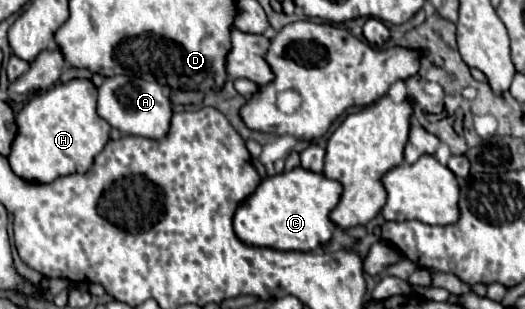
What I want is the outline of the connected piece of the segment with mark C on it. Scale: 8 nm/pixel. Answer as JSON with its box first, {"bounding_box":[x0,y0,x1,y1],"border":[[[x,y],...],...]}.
{"bounding_box":[234,166,342,252],"border":[[[302,166],[282,172],[276,176],[264,178],[258,188],[240,202],[234,214],[234,232],[246,246],[258,248],[276,248],[276,250],[294,250],[294,252],[312,252],[324,246],[336,226],[330,222],[330,212],[342,196],[342,184],[304,170]]]}

